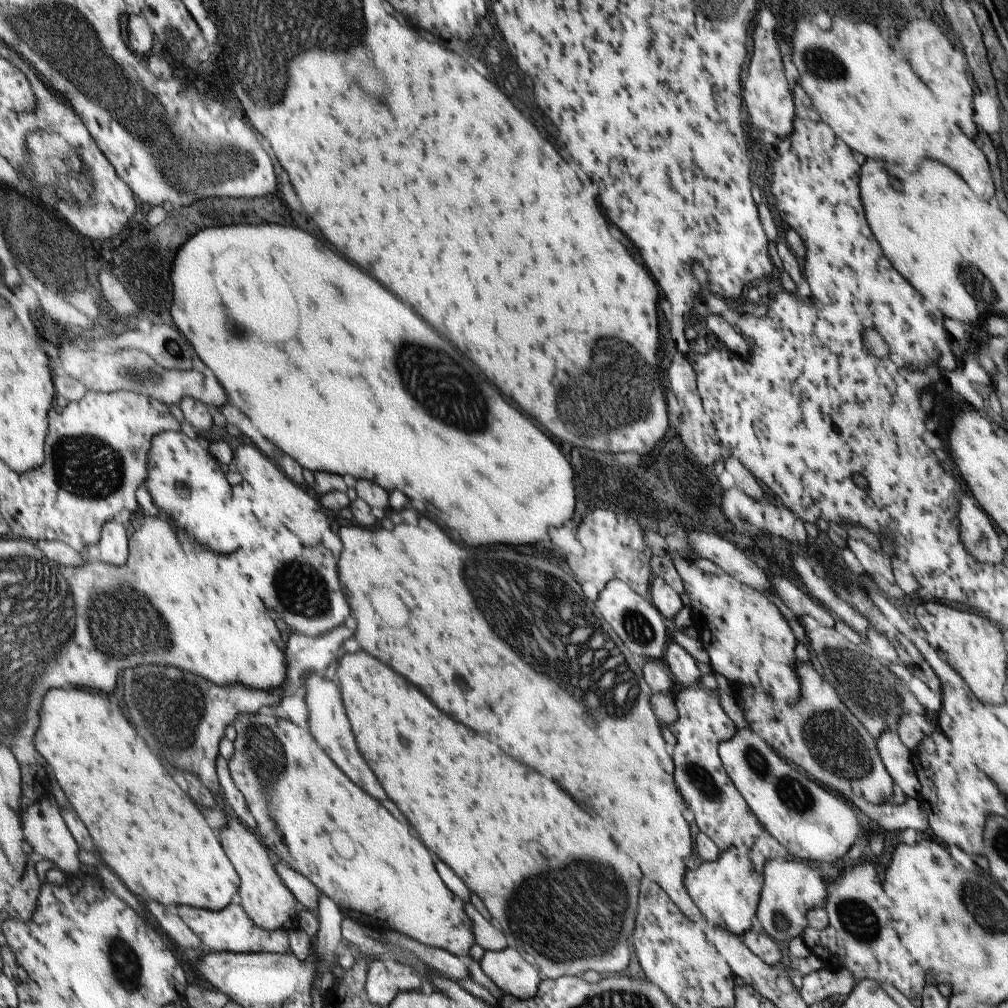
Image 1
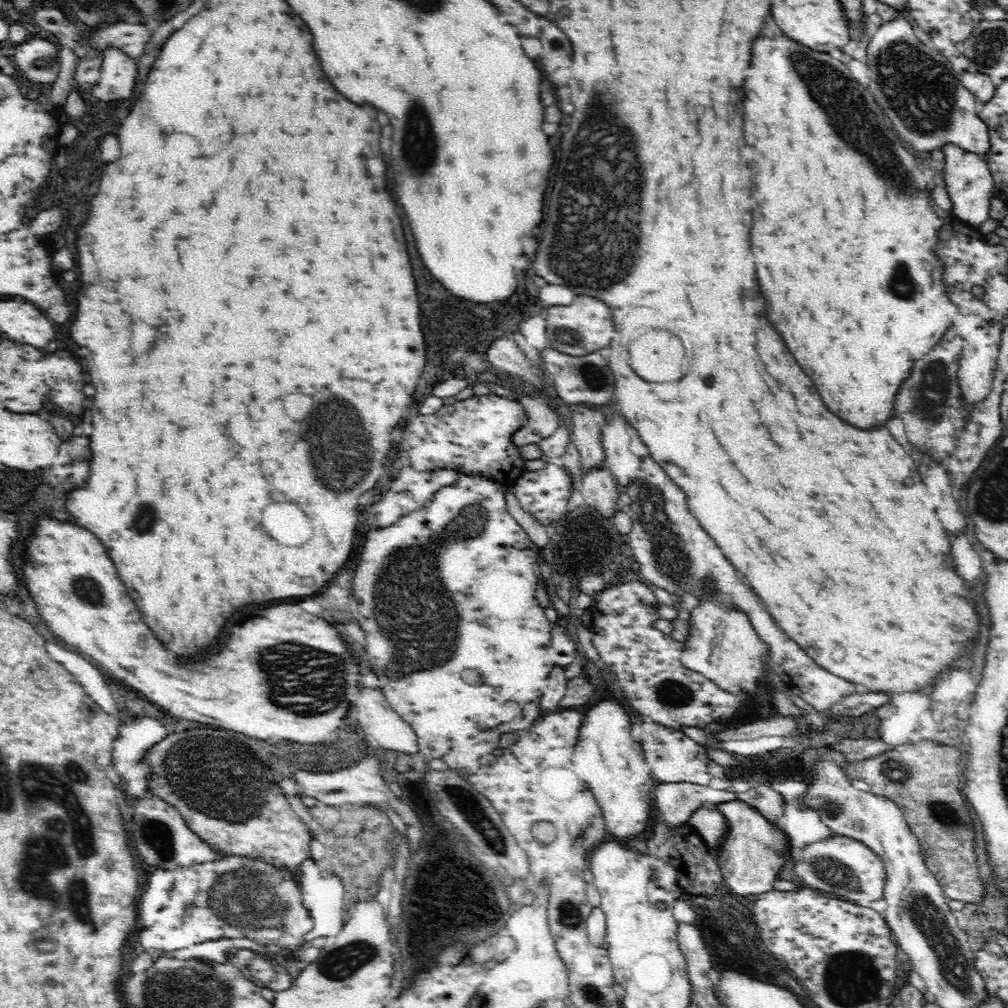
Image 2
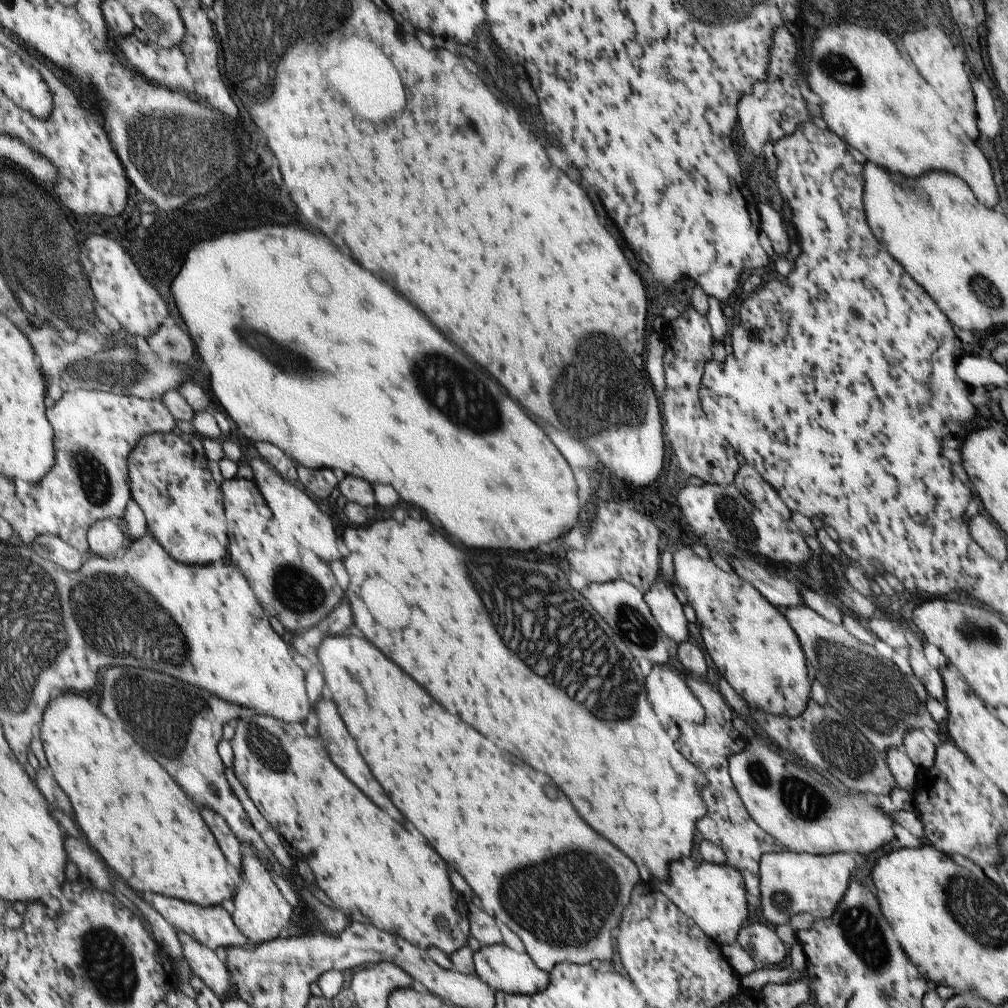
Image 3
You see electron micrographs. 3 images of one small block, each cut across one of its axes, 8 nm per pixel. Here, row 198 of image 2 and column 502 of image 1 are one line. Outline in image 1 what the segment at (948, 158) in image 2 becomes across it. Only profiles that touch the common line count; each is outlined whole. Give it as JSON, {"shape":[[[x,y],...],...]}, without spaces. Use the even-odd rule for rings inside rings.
{"shape":[[[505,947],[503,950],[485,951],[482,958],[478,961],[480,969],[491,982],[500,988],[505,995],[525,1000],[535,996],[538,984],[540,983],[539,971],[536,966],[527,963],[523,956],[512,947]]]}

